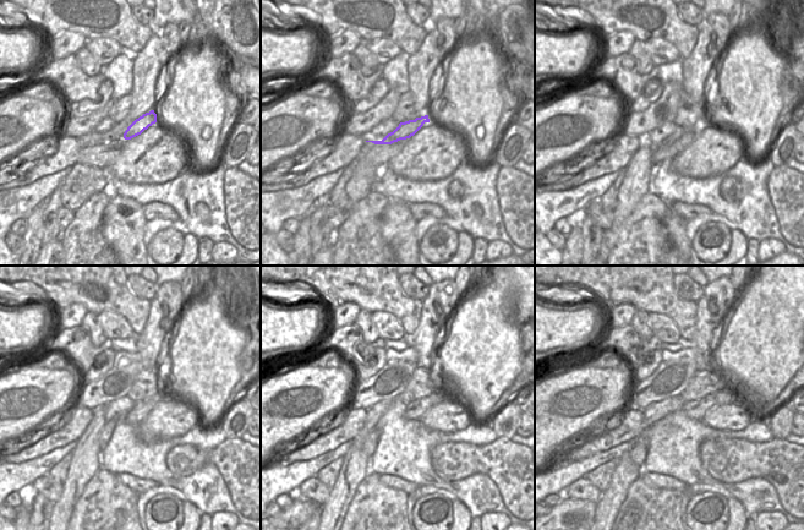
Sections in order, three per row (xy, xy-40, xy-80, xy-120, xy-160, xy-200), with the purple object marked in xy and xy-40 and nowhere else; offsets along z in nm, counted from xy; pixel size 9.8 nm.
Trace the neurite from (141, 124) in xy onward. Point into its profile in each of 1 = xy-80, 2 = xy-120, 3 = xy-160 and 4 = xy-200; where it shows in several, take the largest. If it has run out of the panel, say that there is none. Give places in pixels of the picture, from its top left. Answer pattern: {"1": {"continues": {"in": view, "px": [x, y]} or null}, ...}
{"1": {"continues": {"in": "xy-80", "px": [677, 134]}}, "2": {"continues": {"in": "xy-120", "px": [109, 426]}}, "3": {"continues": {"in": "xy-160", "px": [370, 444]}}, "4": {"continues": {"in": "xy-200", "px": [638, 454]}}}

